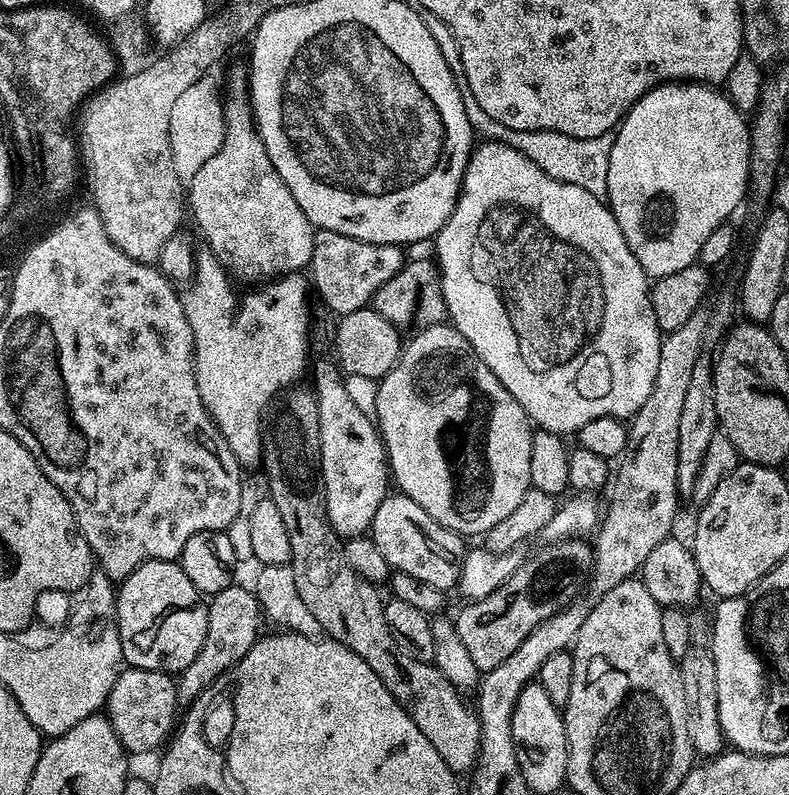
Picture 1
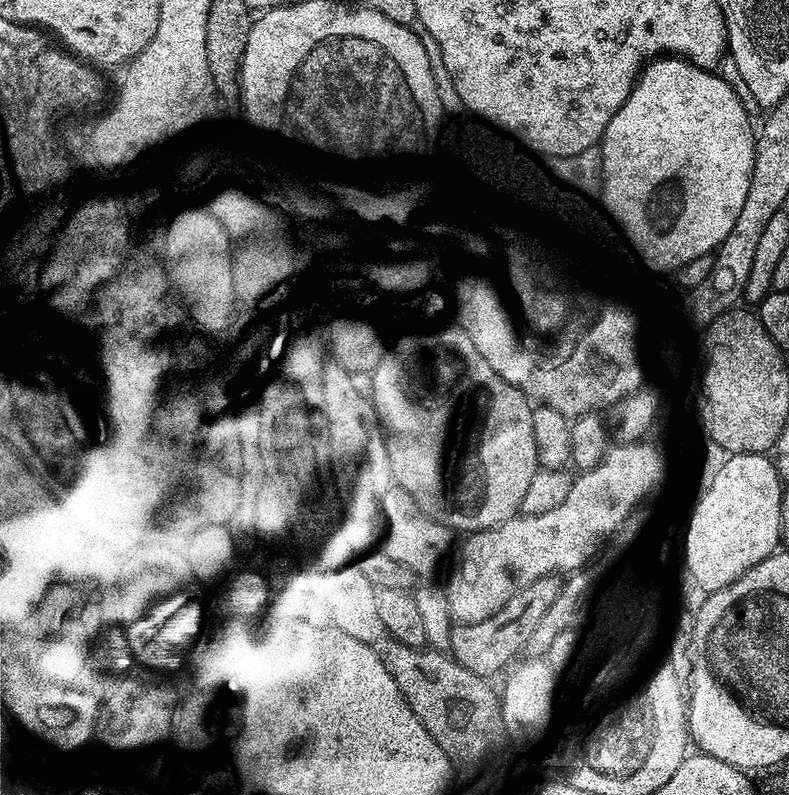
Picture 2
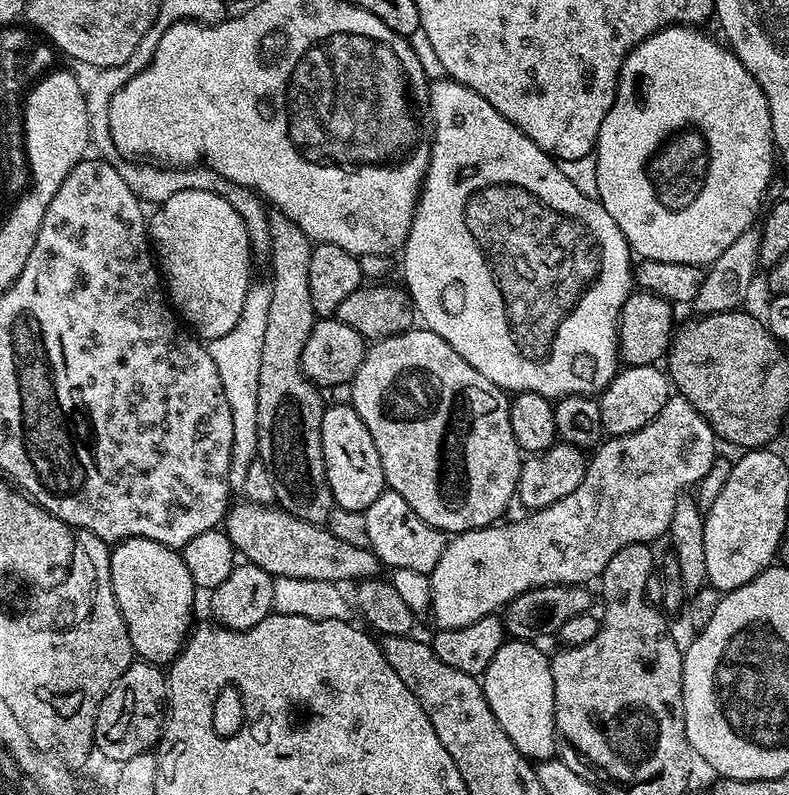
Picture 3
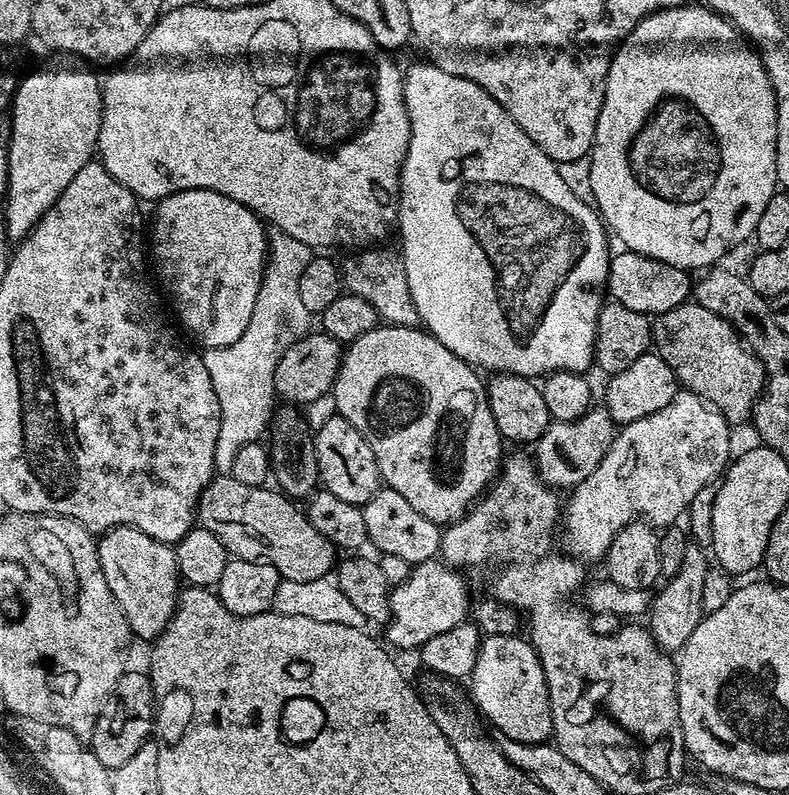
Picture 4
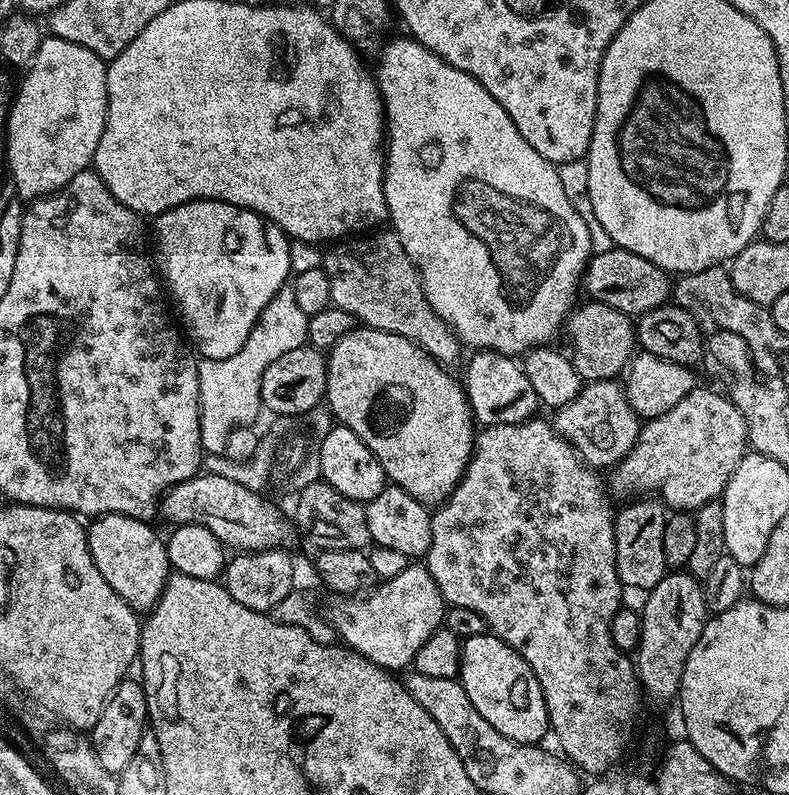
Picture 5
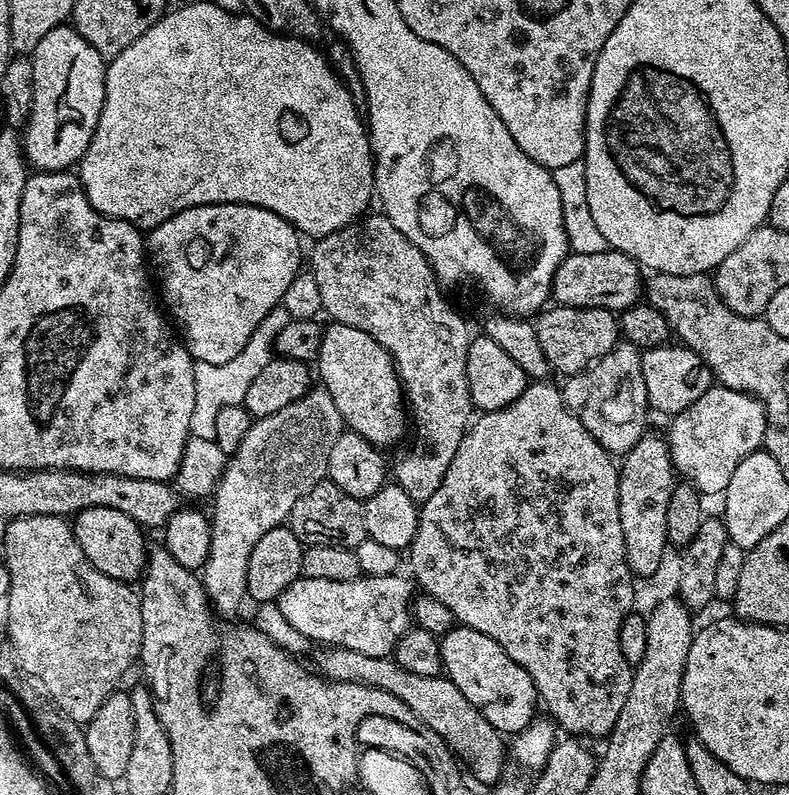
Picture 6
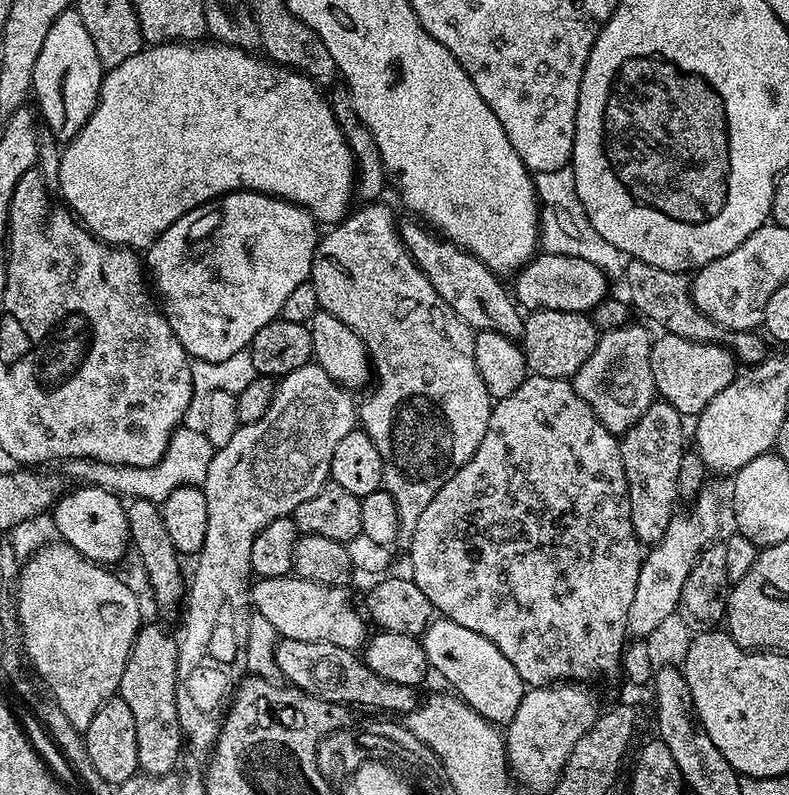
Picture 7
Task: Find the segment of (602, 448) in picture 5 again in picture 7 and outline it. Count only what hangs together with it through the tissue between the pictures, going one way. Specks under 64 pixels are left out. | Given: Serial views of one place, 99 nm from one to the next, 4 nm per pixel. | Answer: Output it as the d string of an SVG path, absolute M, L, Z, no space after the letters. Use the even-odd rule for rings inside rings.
M629 322L620 328L603 333L596 341L594 354L571 377L573 389L590 406L598 422L617 438L646 414L648 407L657 399L654 374L650 370L650 350L653 337L640 324Z

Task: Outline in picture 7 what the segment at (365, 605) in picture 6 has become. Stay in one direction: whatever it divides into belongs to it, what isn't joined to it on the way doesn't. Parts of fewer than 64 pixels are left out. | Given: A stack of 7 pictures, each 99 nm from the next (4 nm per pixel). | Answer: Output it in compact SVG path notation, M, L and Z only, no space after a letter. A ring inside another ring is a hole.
M295 574L260 578L252 585L251 607L274 626L277 637L298 642L334 642L334 646L360 650L366 643L366 620L361 609L352 605L348 590L344 586L315 584Z

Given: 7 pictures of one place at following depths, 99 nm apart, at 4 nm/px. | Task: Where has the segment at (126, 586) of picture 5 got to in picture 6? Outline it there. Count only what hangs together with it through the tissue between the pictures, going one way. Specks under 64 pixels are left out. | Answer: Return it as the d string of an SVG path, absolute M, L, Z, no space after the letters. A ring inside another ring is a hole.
M94 506L77 512L72 524L72 533L78 538L78 546L82 546L82 554L90 558L90 562L102 574L115 580L136 582L143 577L148 566L149 545L144 544L145 529L134 522L122 510L110 510L110 506Z

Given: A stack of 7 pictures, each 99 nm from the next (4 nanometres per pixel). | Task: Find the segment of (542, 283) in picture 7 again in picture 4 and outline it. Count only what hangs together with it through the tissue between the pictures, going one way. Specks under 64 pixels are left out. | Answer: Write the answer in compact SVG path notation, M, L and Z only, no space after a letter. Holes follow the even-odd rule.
M620 250L608 262L607 295L626 310L642 312L649 318L661 316L666 310L674 310L674 306L689 303L694 292L694 280L689 269L670 266L666 262L658 262L649 256L640 256L636 252Z

